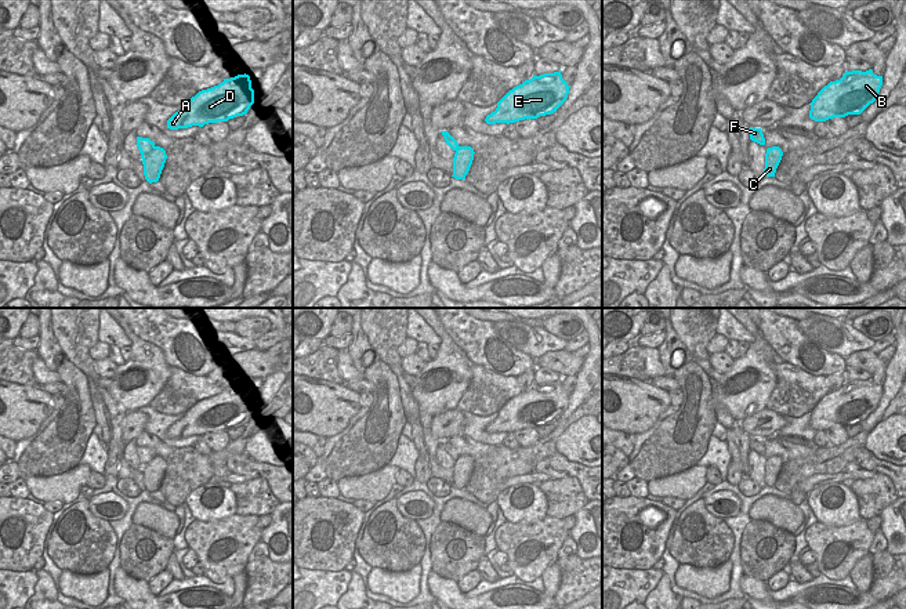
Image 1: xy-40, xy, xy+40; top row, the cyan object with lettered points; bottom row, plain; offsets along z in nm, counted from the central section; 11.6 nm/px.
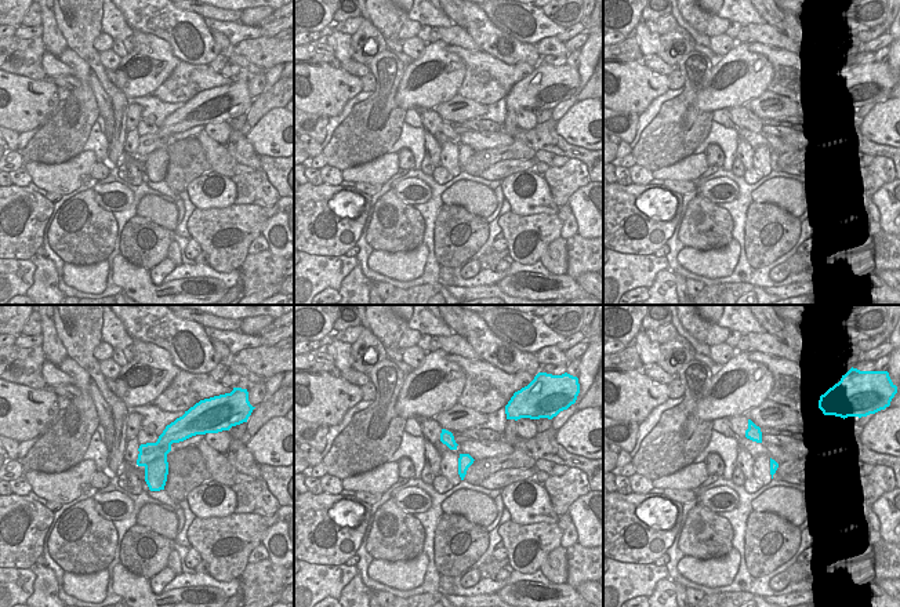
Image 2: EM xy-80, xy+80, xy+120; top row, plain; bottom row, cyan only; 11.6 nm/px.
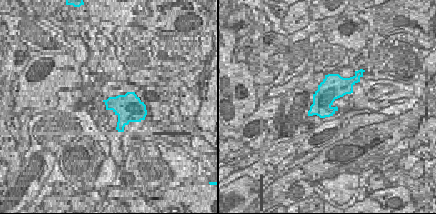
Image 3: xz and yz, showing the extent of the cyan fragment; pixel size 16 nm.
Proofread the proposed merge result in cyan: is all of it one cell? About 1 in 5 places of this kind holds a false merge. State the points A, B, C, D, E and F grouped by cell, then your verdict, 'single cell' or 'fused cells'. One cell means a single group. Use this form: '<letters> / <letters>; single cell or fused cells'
A B C D E F; single cell

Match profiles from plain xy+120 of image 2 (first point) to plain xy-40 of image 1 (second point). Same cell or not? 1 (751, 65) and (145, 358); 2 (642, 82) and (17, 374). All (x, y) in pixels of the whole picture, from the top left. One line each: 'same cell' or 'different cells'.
1: same cell
2: different cells

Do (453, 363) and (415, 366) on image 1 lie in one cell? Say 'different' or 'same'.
different

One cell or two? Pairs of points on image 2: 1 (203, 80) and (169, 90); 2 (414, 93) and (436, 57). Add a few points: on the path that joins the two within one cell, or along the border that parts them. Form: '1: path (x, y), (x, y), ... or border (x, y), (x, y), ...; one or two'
1: path (195, 80), (187, 80), (177, 86); one
2: path (406, 83), (412, 69), (424, 61); one

